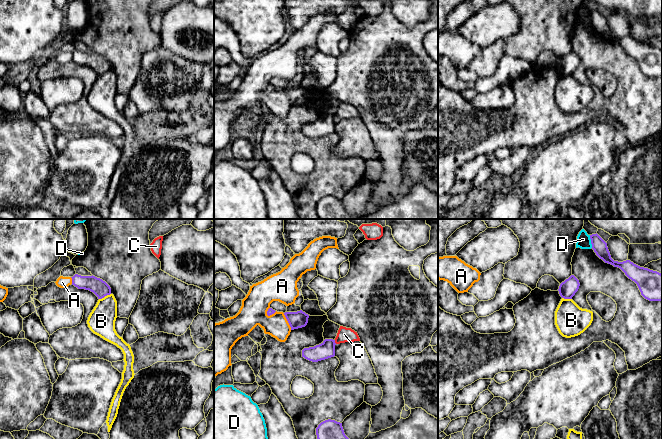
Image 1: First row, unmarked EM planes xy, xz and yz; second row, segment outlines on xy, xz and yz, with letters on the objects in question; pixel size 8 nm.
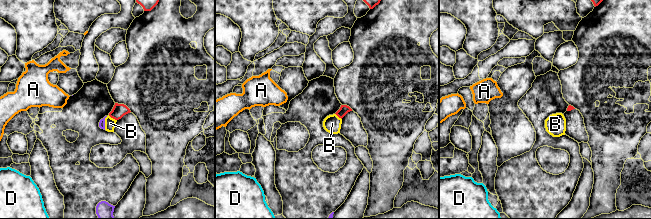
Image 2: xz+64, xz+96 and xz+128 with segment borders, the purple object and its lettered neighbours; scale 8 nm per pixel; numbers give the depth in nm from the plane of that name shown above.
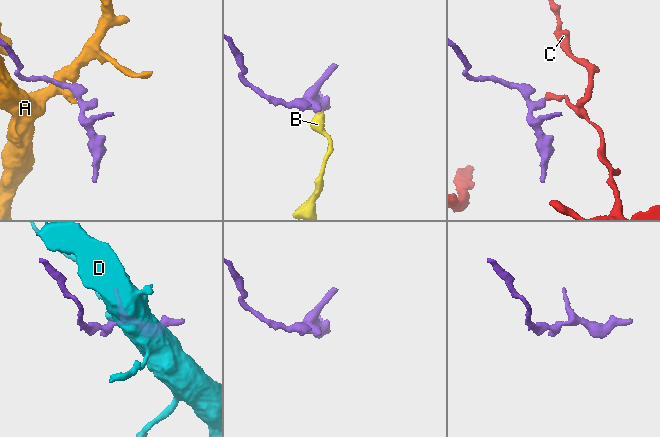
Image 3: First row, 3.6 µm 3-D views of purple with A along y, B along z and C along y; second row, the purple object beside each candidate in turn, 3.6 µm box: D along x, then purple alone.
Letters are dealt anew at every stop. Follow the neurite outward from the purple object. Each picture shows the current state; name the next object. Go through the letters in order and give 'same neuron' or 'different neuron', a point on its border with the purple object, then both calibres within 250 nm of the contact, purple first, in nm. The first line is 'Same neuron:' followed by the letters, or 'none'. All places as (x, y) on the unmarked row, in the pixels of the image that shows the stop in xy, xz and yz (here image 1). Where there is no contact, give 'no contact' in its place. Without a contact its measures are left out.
Same neuron: none
A: different neuron; meets purple in xz at (287, 96); 140 nm thick on the purple side, 220 nm on the other
B: different neuron; meets purple in xy at (104, 72); 140 nm thick on the purple side, 220 nm on the other
C: different neuron; meets purple in xz at (334, 118); 140 nm thick on the purple side, 120 nm on the other
D: different neuron; meets purple in yz at (591, 17); 120 nm thick on the purple side, 110 nm on the other

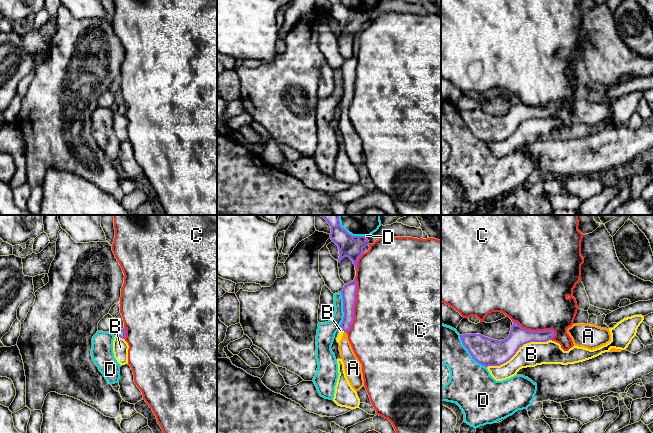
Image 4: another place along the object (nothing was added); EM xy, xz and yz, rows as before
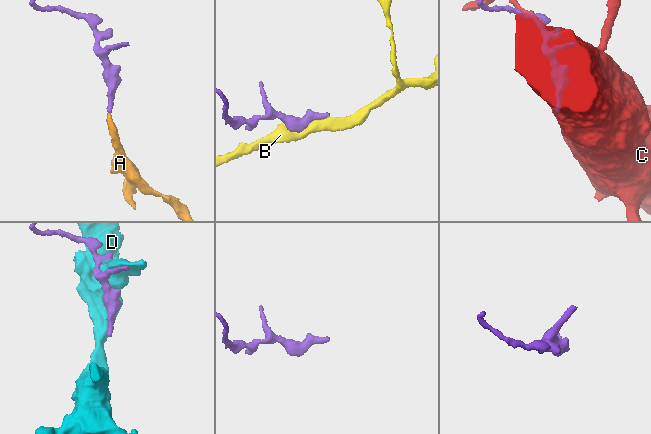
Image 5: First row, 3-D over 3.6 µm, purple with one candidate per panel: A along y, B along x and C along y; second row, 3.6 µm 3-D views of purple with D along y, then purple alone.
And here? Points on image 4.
Same neuron: A
A: same neuron; meets purple in xz at (345, 107); 100 nm thick on the purple side, 120 nm on the other
B: different neuron; meets purple in yz at (518, 125); 220 nm thick on the purple side, 190 nm on the other
C: different neuron; meets purple in xz at (354, 81); 120 nm thick on the purple side, 500 nm on the other
D: different neuron; meets purple in yz at (469, 128); 220 nm thick on the purple side, 340 nm on the other

